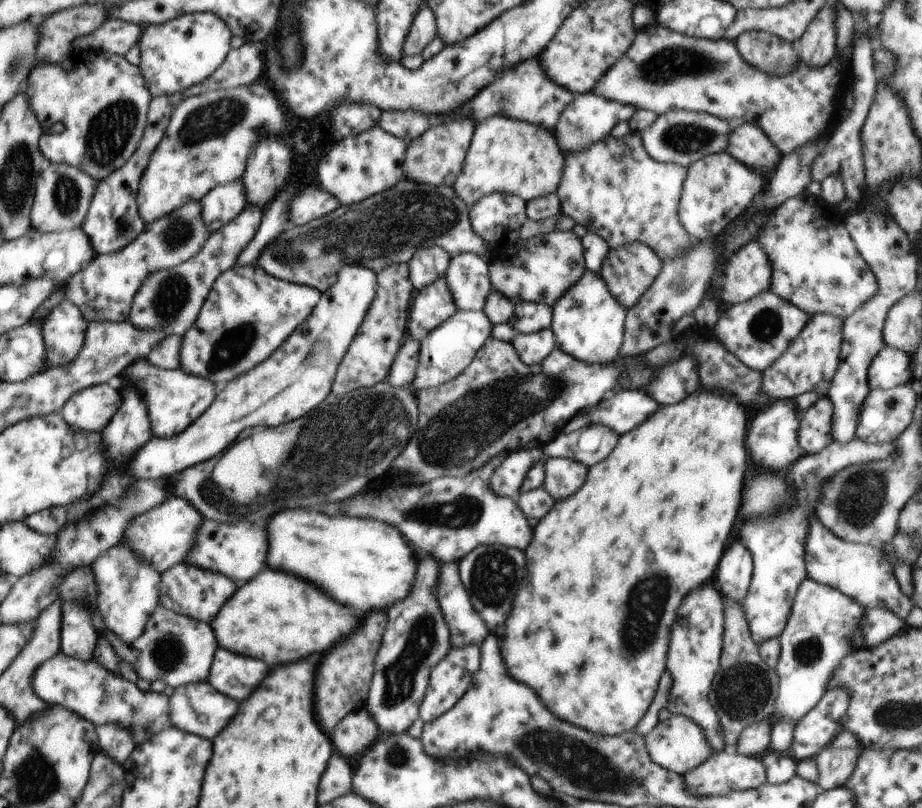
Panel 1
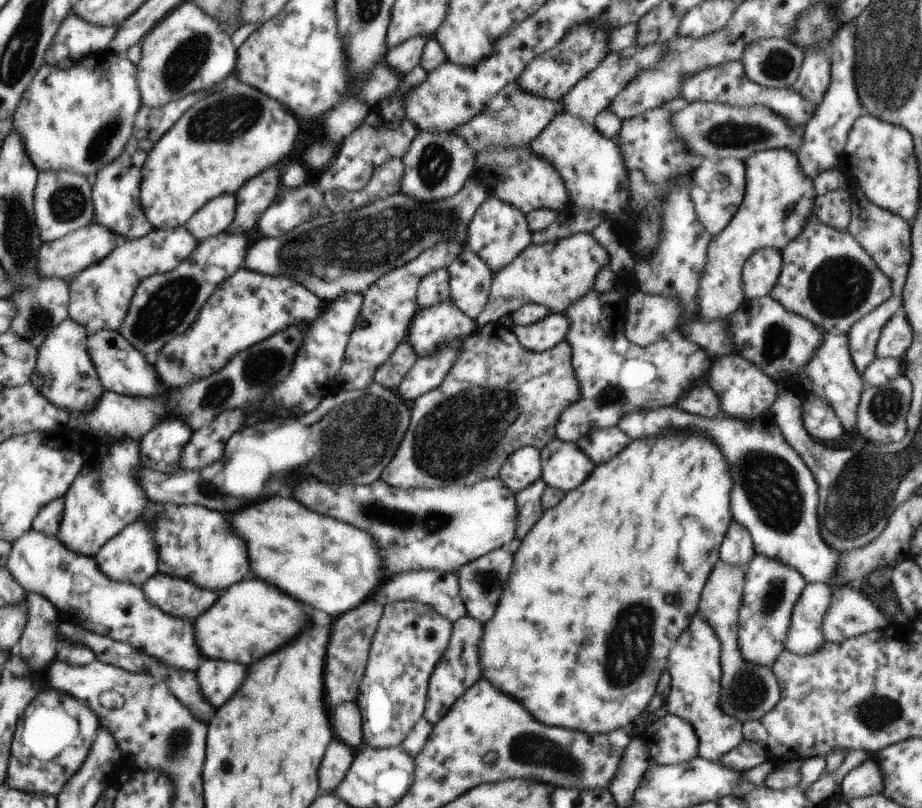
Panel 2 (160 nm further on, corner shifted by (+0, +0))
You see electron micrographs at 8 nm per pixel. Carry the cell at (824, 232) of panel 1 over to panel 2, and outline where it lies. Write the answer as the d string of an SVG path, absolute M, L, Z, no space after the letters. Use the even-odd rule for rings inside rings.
M815 208L802 232L782 250L782 269L770 292L788 312L810 320L824 334L848 334L852 324L892 296L890 280L848 230L836 230L816 218ZM876 288L876 290L874 290Z

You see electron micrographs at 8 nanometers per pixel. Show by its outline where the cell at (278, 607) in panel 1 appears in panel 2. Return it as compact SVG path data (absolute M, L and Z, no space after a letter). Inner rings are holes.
M250 578L220 594L216 606L198 616L192 624L200 654L248 666L292 640L300 628L306 626L306 622L308 616L296 600L256 578Z

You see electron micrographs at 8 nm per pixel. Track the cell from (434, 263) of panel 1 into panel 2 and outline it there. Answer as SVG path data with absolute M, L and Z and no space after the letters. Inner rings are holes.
M434 268L430 274L426 274L420 282L418 282L418 289L416 300L418 309L428 308L434 304L440 304L444 300L450 301L450 288L448 288L449 275L448 270L442 268Z

